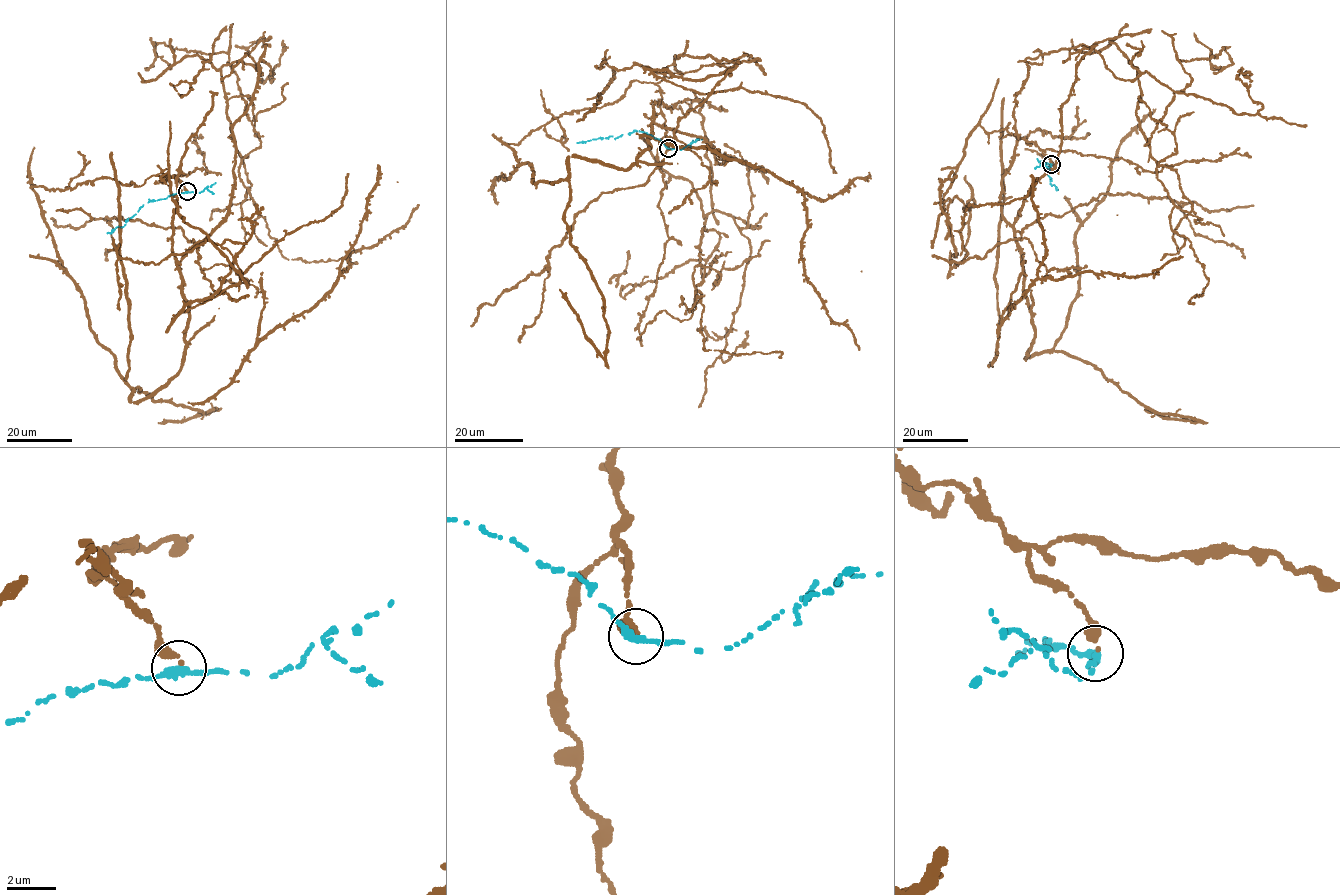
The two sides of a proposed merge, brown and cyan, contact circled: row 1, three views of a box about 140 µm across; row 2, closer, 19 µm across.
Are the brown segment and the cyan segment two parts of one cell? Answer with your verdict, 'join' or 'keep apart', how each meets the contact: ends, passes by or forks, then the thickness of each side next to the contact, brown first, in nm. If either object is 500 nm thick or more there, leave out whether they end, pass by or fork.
keep apart; brown ends there; cyan passes by; 280 nm thick on the brown side, 280 nm on the other

